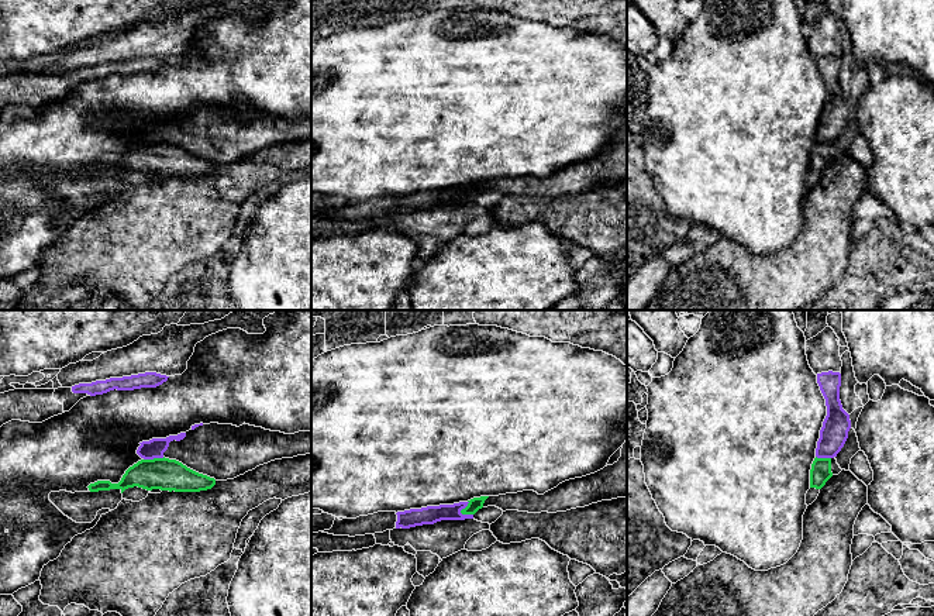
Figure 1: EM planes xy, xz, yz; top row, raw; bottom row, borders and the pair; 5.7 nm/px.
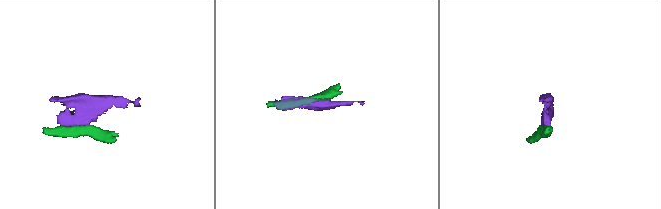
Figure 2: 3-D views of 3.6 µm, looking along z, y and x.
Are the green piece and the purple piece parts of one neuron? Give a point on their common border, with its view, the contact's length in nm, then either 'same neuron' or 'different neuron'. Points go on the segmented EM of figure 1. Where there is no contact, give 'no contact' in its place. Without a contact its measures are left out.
contact xz (465, 508); length 90 nm; different neuron

